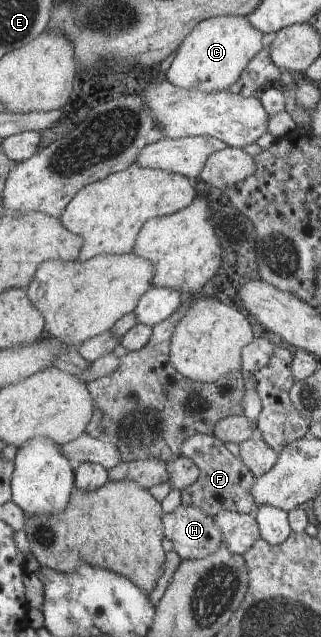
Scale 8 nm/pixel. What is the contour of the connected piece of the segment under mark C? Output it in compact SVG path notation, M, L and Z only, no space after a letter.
M218 16L201 21L185 39L167 70L169 81L175 86L204 93L227 91L233 86L249 62L263 49L266 34L249 17Z

